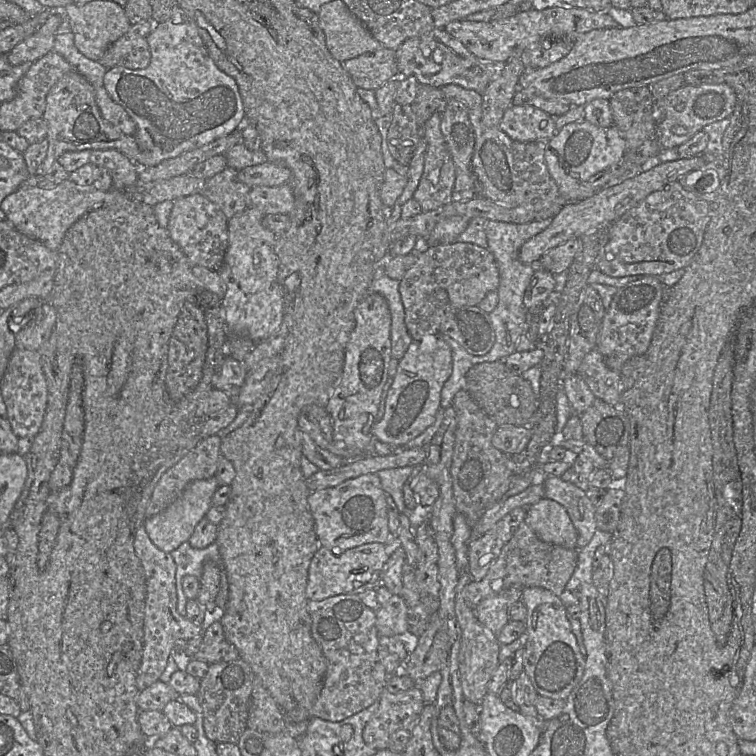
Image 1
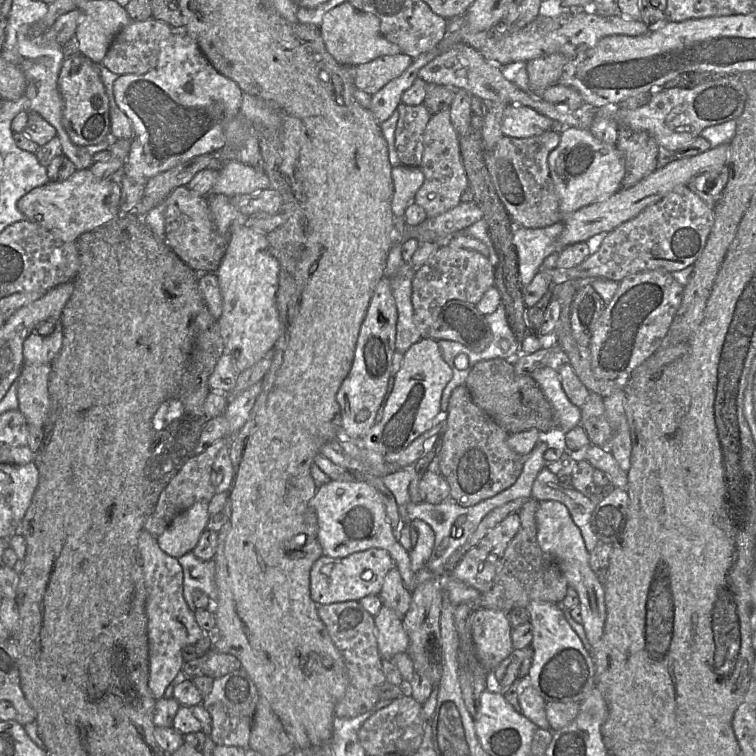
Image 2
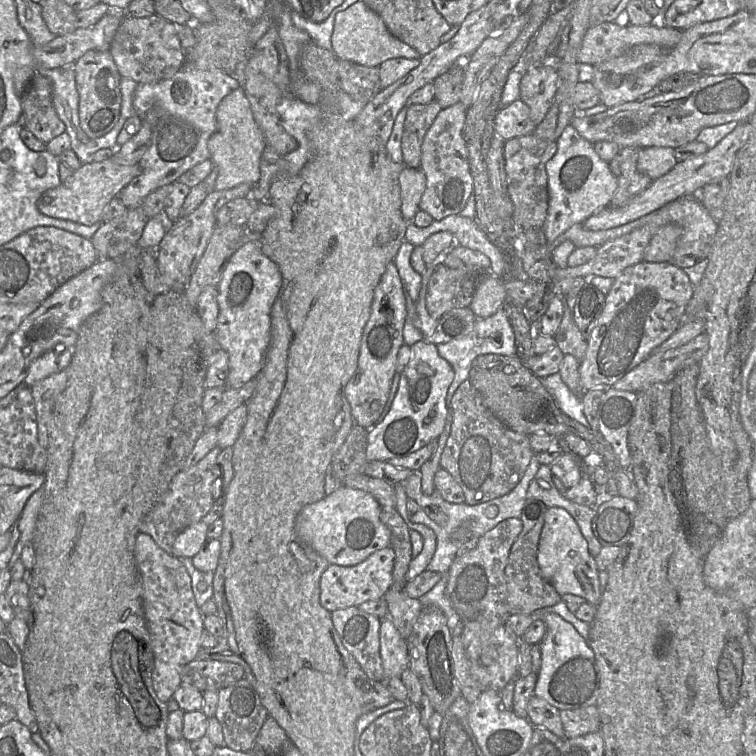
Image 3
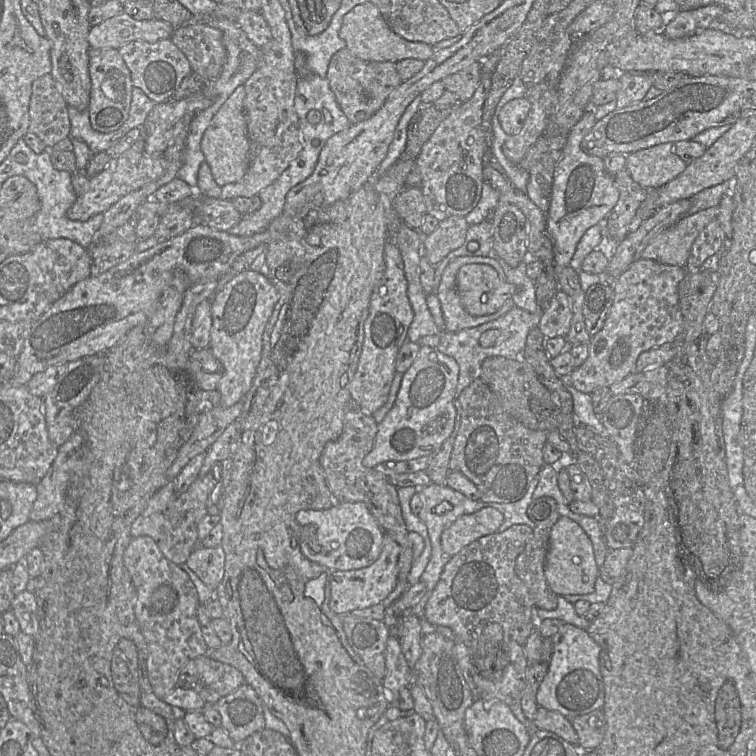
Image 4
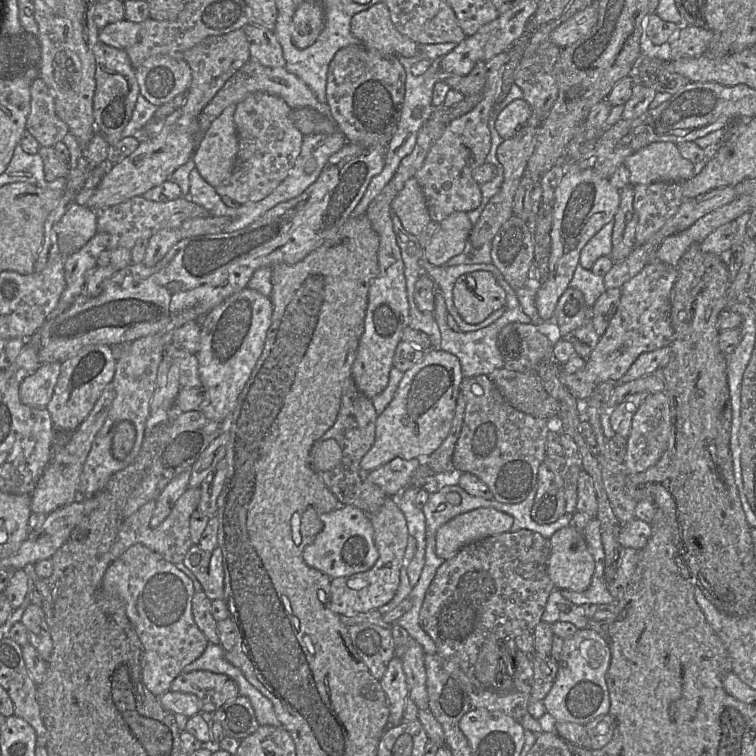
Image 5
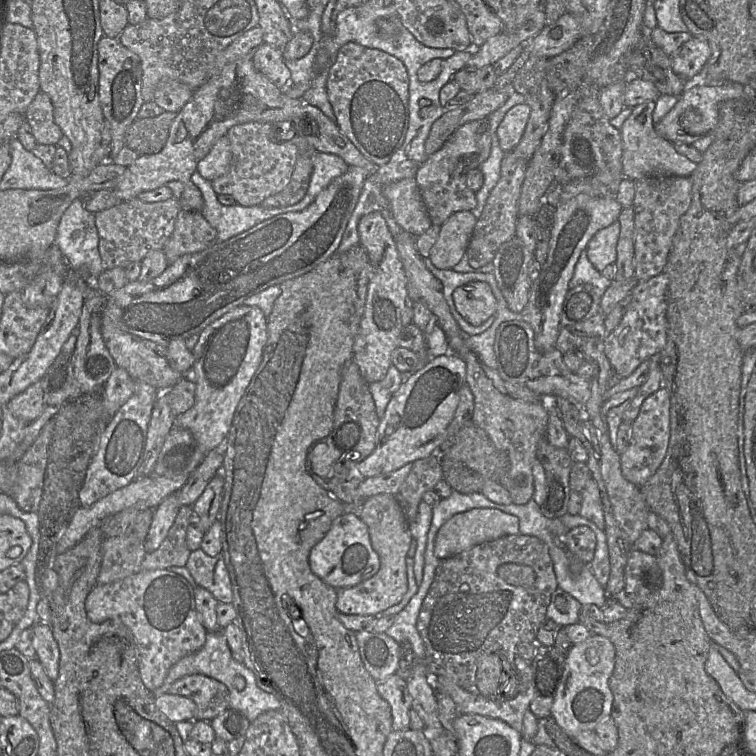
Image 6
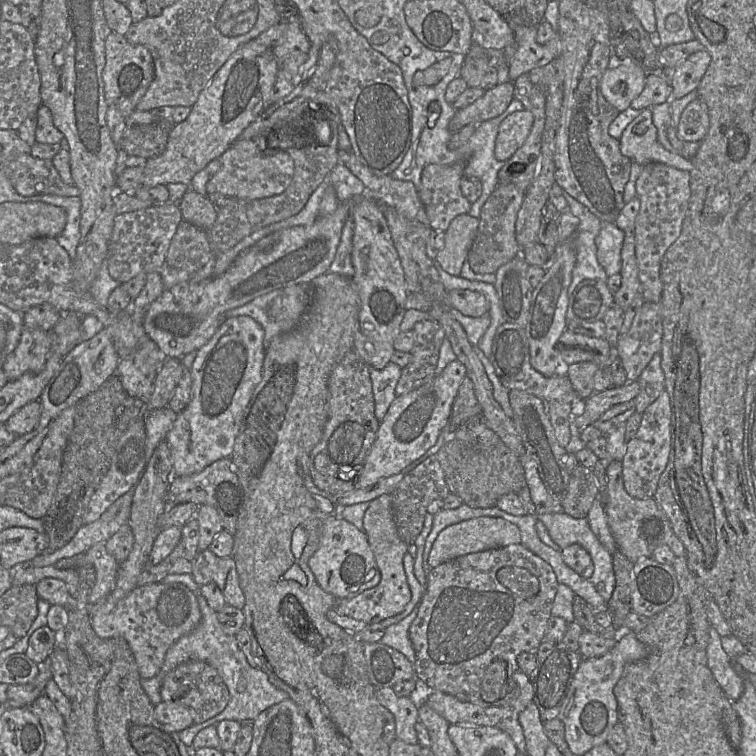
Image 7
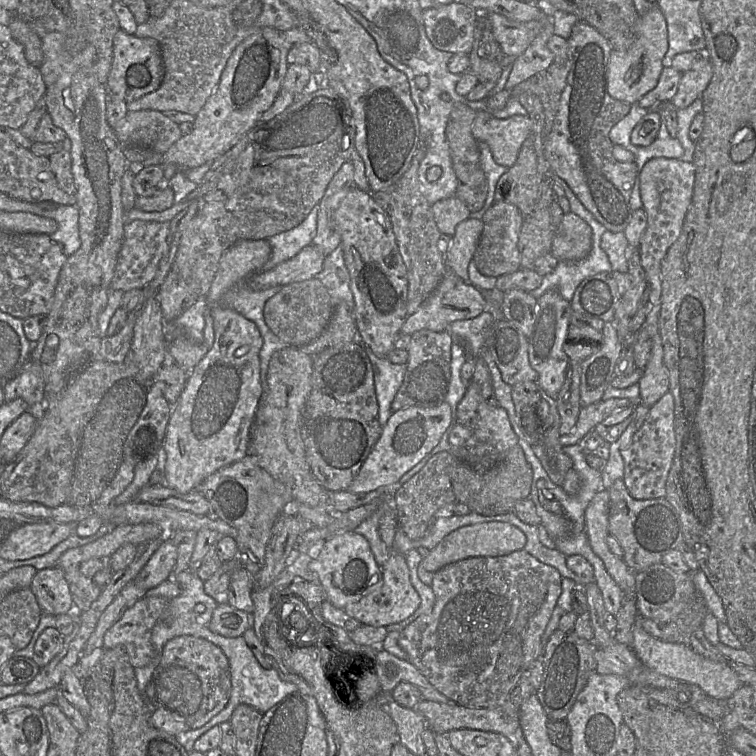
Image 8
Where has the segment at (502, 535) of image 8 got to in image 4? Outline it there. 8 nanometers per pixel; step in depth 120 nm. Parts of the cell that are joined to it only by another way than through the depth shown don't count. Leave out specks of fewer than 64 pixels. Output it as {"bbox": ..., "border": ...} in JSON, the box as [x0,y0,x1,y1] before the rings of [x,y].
{"bbox":[442,507,503,557],"border":[[[493,507],[462,515],[442,532],[442,550],[453,557],[481,537],[497,533],[503,521],[503,514]]]}

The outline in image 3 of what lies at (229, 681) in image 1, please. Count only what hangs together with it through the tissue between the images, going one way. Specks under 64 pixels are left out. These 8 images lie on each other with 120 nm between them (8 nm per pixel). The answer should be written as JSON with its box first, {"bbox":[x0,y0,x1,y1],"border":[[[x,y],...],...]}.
{"bbox":[214,678,268,752],"border":[[[242,678],[235,684],[218,690],[218,704],[214,717],[221,724],[225,746],[245,752],[255,747],[256,737],[268,717],[268,711],[251,683]]]}

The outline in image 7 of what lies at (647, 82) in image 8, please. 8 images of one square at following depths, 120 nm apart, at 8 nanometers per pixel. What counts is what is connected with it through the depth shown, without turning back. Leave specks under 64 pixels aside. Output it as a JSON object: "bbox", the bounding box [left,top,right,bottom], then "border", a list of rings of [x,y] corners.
{"bbox":[601,59,647,112],"border":[[[631,59],[609,66],[601,79],[601,92],[619,112],[631,107],[631,102],[643,91],[647,72]]]}

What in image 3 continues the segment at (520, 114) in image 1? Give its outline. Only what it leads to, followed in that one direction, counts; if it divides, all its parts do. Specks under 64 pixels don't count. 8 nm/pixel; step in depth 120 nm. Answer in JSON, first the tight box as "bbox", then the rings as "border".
{"bbox":[494,99,536,140],"border":[[[521,99],[501,107],[494,125],[496,134],[504,140],[534,133],[536,127],[530,108]]]}

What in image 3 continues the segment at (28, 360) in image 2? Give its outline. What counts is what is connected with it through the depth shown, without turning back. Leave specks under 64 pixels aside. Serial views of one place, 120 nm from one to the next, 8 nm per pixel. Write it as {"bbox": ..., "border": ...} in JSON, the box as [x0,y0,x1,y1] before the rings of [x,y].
{"bbox":[24,344,73,387],"border":[[[57,344],[57,348],[47,351],[31,363],[24,380],[28,387],[32,387],[38,381],[53,374],[65,371],[69,366],[72,360],[73,347]]]}

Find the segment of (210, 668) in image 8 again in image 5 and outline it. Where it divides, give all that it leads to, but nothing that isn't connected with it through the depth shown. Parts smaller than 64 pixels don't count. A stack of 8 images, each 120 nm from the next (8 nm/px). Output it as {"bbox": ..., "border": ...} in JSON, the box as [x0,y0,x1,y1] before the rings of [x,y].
{"bbox":[170,670,239,716],"border":[[[204,670],[179,674],[170,691],[196,695],[202,702],[201,714],[206,716],[239,695],[238,686],[230,677]]]}

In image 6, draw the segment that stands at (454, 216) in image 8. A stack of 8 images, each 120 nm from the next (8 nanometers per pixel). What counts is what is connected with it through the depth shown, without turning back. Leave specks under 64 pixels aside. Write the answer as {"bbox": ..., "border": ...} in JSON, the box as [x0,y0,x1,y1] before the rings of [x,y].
{"bbox":[415,119,491,225],"border":[[[488,119],[468,122],[459,127],[418,169],[415,180],[433,225],[443,225],[451,214],[476,207],[476,193],[466,185],[469,171],[478,169],[491,152]]]}

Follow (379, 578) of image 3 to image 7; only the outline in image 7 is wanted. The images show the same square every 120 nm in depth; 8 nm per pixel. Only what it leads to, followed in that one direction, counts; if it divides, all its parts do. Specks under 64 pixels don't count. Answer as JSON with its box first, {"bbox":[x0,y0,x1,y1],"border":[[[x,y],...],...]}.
{"bbox":[335,494,411,624],"border":[[[389,494],[381,495],[369,502],[364,514],[363,530],[367,535],[381,572],[380,582],[375,587],[367,589],[356,596],[338,600],[335,610],[341,615],[361,620],[366,624],[373,624],[402,612],[411,600],[411,589],[403,564],[409,545],[399,535]]]}

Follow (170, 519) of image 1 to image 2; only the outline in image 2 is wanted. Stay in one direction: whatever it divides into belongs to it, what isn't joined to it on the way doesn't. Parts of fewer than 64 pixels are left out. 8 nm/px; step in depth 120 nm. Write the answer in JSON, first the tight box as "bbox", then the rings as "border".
{"bbox":[159,501,209,558],"border":[[[199,501],[173,519],[159,535],[159,548],[169,556],[180,558],[193,551],[209,519],[207,501]]]}

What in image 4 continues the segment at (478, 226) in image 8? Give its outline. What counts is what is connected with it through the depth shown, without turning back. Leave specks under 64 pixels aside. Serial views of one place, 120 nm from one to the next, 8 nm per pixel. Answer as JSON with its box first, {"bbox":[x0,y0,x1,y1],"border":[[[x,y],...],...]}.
{"bbox":[423,216,468,266],"border":[[[450,216],[439,222],[436,230],[423,238],[423,256],[437,266],[450,252],[463,245],[468,227],[462,216]]]}

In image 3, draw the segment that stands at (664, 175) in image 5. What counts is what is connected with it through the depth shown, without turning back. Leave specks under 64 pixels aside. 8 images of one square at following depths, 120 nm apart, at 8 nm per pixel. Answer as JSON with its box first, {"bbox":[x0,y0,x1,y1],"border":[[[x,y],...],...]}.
{"bbox":[638,147,677,180],"border":[[[646,147],[639,150],[638,170],[656,180],[668,173],[677,163],[674,148]]]}

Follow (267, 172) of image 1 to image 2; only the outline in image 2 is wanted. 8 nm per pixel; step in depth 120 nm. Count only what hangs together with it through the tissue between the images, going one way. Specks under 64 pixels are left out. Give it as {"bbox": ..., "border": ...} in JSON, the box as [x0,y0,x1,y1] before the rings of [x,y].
{"bbox":[213,160,270,197],"border":[[[238,160],[225,162],[213,186],[213,193],[228,197],[251,194],[270,188],[270,180],[263,167],[253,167]]]}

